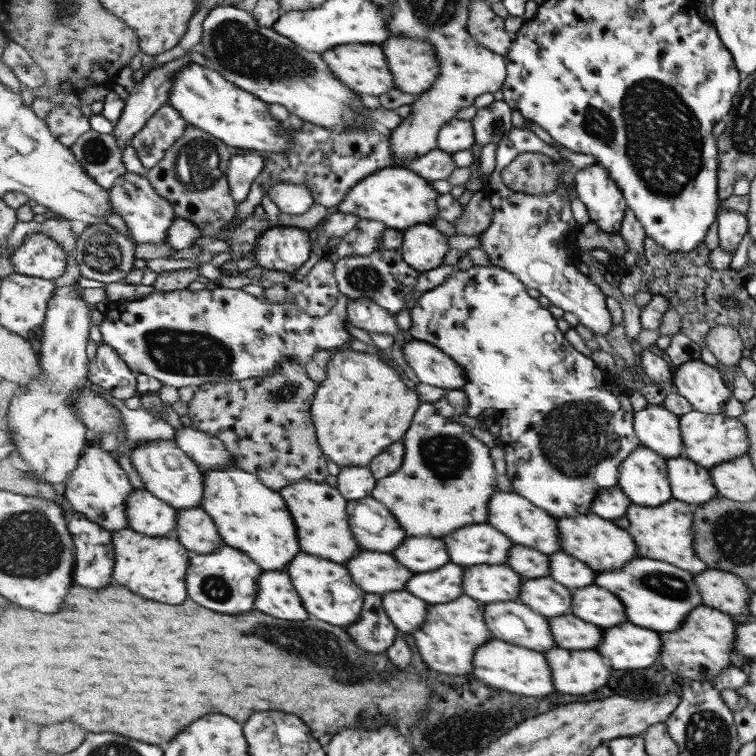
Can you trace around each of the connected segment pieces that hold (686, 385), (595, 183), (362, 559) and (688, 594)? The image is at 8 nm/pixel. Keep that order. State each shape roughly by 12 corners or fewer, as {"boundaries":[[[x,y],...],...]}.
{"boundaries":[[[702,360],[674,369],[676,391],[698,410],[722,413],[733,395]],[[605,165],[576,171],[574,186],[592,220],[619,232],[629,208]],[[363,549],[345,566],[367,593],[415,578],[391,553]],[[635,558],[598,572],[629,622],[679,630],[703,606],[695,574]]]}

